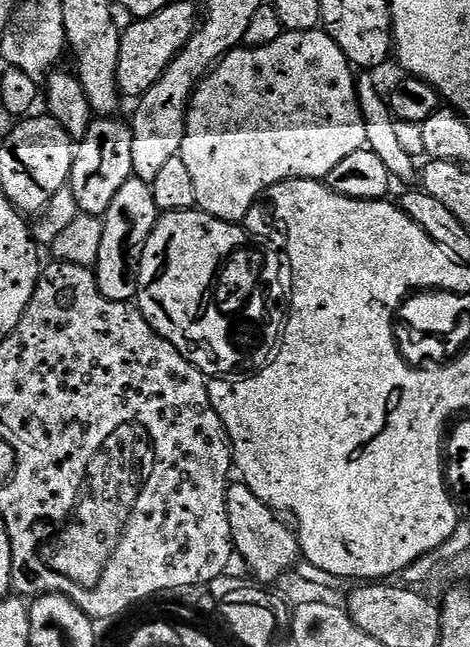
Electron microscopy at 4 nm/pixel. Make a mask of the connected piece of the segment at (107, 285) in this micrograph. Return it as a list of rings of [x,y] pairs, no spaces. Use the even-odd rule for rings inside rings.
[[[137,178],[128,180],[126,186],[114,194],[114,202],[110,202],[102,219],[102,247],[94,265],[98,286],[108,300],[135,301],[140,290],[142,254],[158,219],[151,184]]]

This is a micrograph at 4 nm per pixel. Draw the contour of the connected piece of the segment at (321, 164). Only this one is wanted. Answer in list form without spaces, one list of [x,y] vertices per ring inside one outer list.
[[[285,30],[285,32],[283,32],[278,38],[274,38],[274,42],[270,42],[269,44],[263,44],[262,46],[258,46],[257,48],[239,46],[232,49],[231,52],[226,53],[223,57],[217,60],[211,71],[208,72],[208,74],[204,76],[204,78],[200,80],[199,84],[195,87],[195,91],[193,92],[191,100],[188,103],[185,136],[182,138],[182,144],[179,153],[179,156],[182,158],[182,160],[186,162],[186,166],[189,167],[190,174],[194,177],[196,202],[199,211],[205,212],[206,214],[210,214],[211,216],[213,216],[214,218],[218,218],[219,220],[231,220],[233,222],[247,221],[248,212],[252,208],[252,204],[270,186],[274,186],[275,184],[277,184],[278,182],[282,182],[283,180],[323,181],[330,174],[330,170],[334,170],[334,166],[338,166],[338,162],[342,162],[342,158],[346,158],[350,154],[354,154],[360,148],[365,147],[365,145],[367,145],[368,142],[368,139],[366,138],[366,122],[362,118],[362,110],[360,109],[360,103],[358,102],[358,94],[356,93],[357,77],[355,75],[352,76],[352,72],[354,73],[354,68],[353,65],[348,63],[348,56],[346,54],[342,54],[342,50],[340,49],[340,47],[336,45],[336,43],[328,37],[327,32],[323,30],[313,30],[310,32],[289,32]]]

